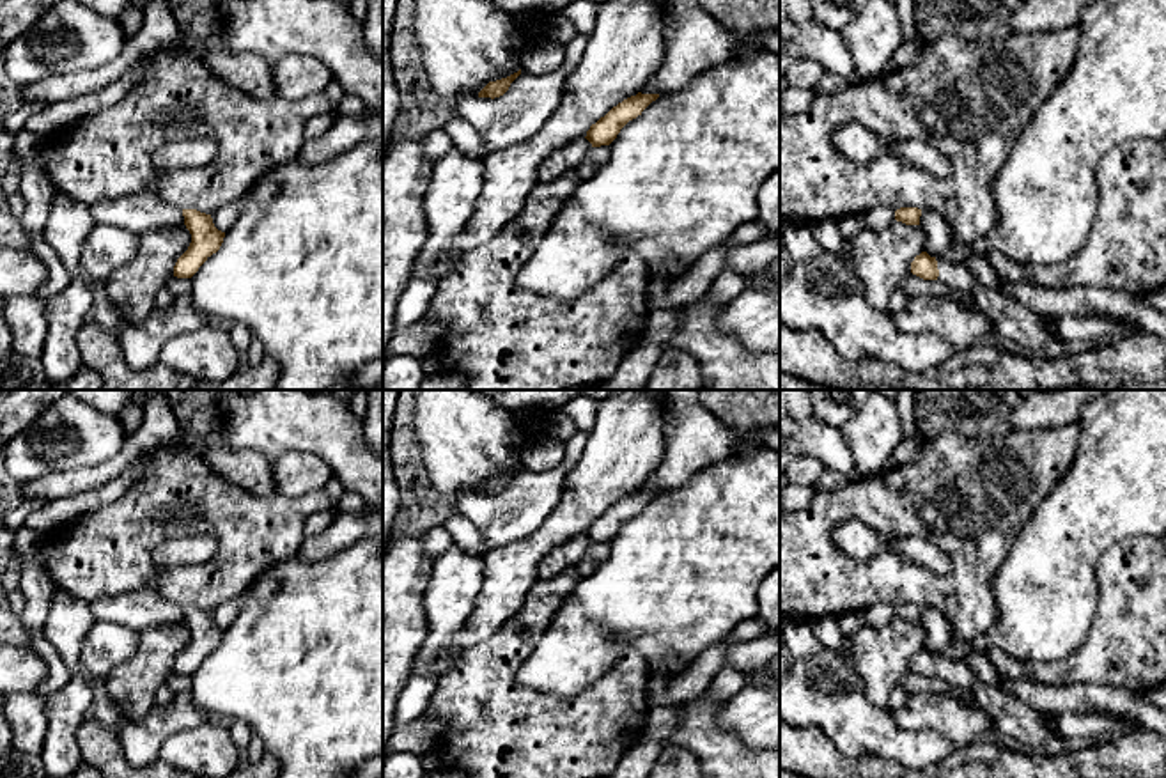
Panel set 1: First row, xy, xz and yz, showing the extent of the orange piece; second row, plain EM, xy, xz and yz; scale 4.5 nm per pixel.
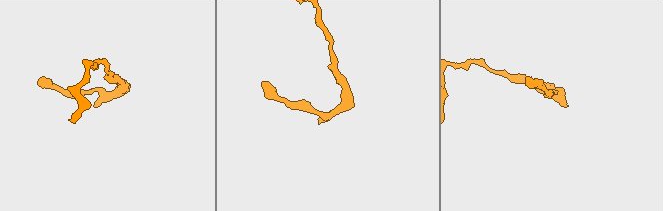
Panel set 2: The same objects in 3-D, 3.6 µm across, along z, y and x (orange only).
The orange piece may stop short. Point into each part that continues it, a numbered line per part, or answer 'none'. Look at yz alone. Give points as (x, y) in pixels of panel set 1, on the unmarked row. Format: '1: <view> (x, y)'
1: yz (957, 674)

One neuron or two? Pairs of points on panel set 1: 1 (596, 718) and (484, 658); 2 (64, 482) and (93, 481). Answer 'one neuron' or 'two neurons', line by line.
1: one neuron
2: one neuron

